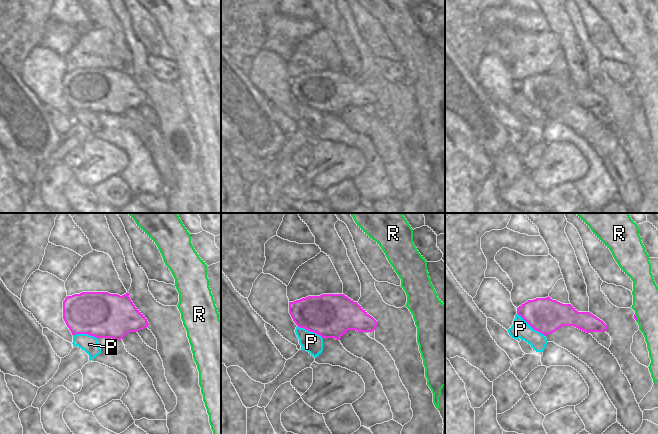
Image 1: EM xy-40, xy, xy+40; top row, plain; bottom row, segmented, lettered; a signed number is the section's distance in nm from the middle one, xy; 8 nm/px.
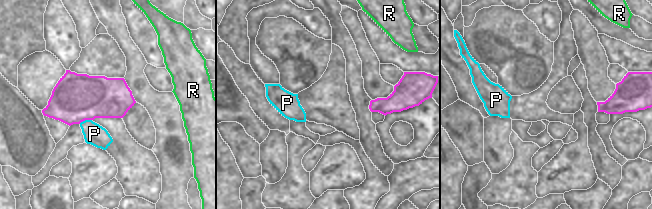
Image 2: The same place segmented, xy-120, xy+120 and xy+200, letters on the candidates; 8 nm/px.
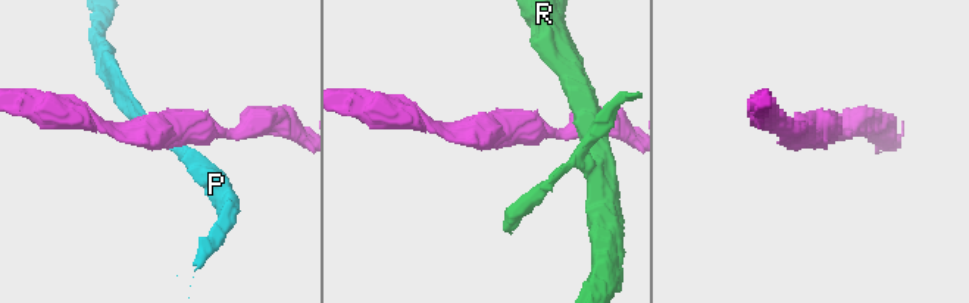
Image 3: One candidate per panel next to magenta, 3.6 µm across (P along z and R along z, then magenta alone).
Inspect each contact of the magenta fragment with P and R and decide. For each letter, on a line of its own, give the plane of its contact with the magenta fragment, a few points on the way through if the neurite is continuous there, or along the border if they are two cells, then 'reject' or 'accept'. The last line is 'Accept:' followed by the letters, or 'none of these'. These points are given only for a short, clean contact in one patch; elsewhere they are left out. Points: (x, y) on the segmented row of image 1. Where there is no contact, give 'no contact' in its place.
P: xy+40 | along xy+40 (517, 313), (544, 336) | reject
R: xy+40 | along xy+40 (634, 314), (636, 321) | reject
Accept: none of these

